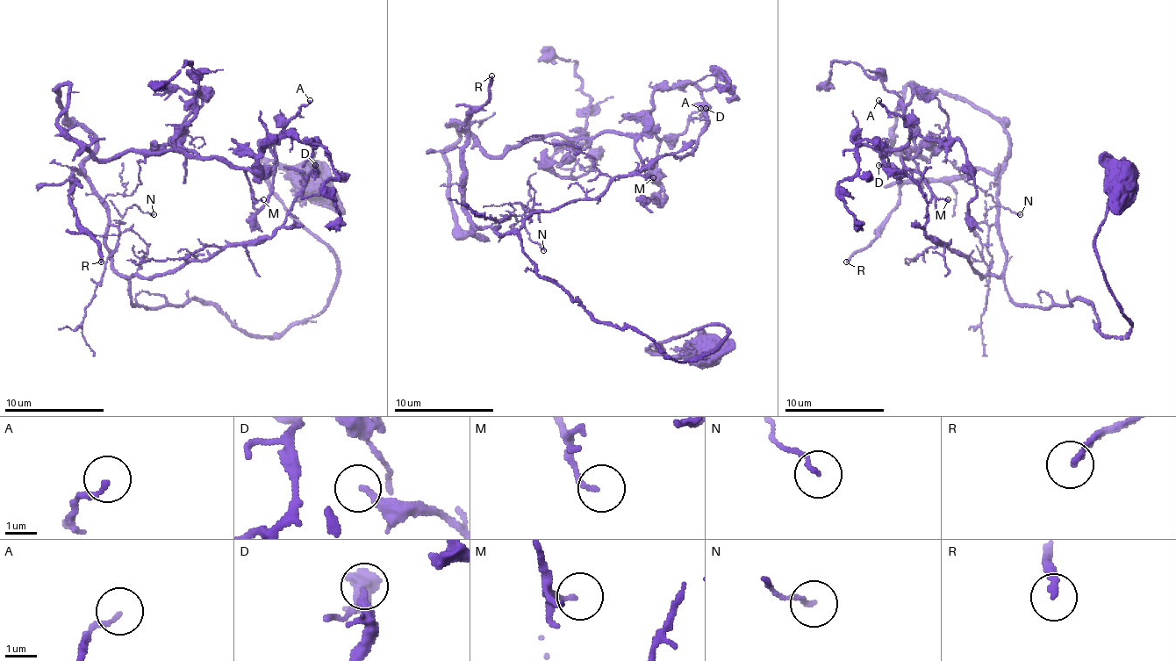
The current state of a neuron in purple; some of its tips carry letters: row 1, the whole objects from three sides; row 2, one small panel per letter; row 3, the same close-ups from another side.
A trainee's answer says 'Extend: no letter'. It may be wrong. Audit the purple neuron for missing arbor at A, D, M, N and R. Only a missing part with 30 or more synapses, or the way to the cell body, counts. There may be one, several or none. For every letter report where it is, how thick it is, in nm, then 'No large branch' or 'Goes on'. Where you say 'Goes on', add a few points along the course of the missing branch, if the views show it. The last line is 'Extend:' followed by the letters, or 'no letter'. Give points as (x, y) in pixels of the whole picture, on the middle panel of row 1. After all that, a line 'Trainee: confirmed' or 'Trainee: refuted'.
A: Place: (700, 108). Thickness 160 nm. No large branch
D: Place: (706, 108). Thickness 180 nm. No large branch
M: Place: (653, 177). Thickness 160 nm. No large branch
N: Place: (543, 250). Thickness 130 nm. No large branch
R: Place: (491, 75). Thickness 200 nm. No large branch
Extend: no letter
Trainee: confirmed

